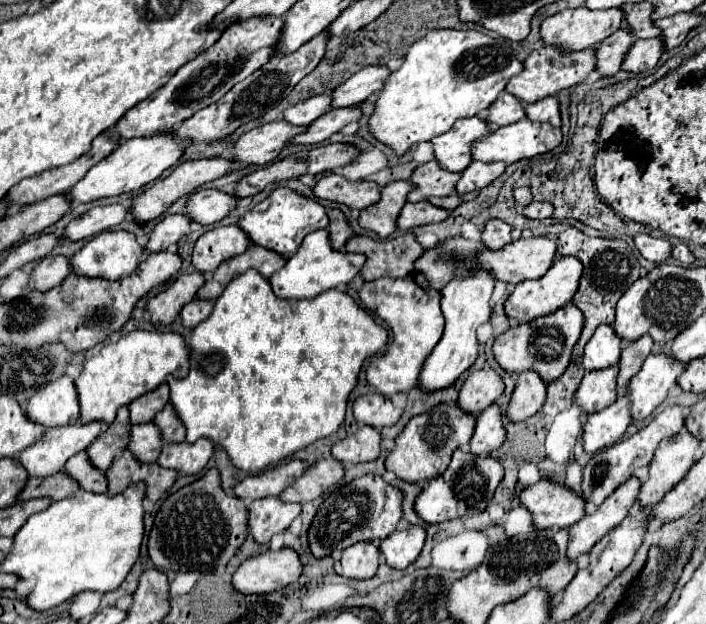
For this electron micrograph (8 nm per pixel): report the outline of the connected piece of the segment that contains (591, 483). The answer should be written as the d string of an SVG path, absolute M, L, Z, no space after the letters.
M670 405L662 413L658 413L646 427L638 429L632 437L622 439L614 443L612 447L594 453L590 463L584 467L584 479L582 479L582 489L580 489L580 493L588 501L588 513L592 513L594 505L600 505L620 483L624 483L630 475L634 475L638 467L648 465L650 459L654 457L654 447L658 447L662 439L678 433L684 427L684 419L686 419L686 409L682 405Z

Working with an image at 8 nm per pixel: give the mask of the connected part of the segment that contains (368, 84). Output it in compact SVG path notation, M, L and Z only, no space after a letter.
M368 65L354 73L346 83L334 89L332 107L350 107L364 103L372 93L382 89L382 83L392 75L386 65Z

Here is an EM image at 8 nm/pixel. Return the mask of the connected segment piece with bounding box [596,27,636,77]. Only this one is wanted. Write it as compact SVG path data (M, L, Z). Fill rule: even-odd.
M620 27L616 33L612 33L608 39L604 39L598 45L598 59L596 59L596 69L602 71L606 77L614 75L624 57L626 51L630 51L630 47L634 45L634 35L630 35L630 31L626 31L626 27Z

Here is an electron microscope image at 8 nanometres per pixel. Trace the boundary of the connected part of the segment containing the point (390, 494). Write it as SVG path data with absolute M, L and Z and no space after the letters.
M374 473L354 479L348 485L338 485L328 493L326 501L320 505L312 521L312 527L308 531L310 551L316 557L324 557L330 553L338 553L354 545L356 541L384 539L398 527L402 519L402 501L404 493L398 487L388 485L380 475Z

